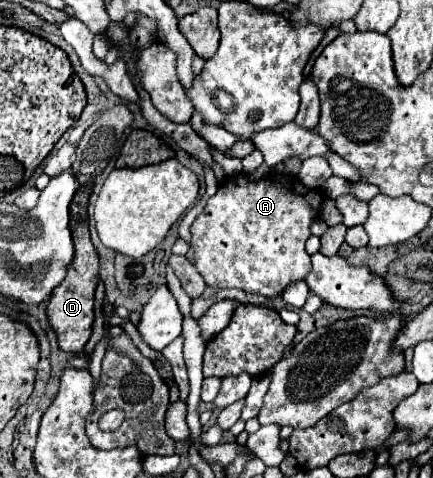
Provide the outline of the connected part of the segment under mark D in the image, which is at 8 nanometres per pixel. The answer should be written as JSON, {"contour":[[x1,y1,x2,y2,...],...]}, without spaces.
{"contour":[[83,186,71,200,71,232,75,244,75,256,67,268,65,280,53,290,51,300,47,304,47,320,53,332,57,334,59,348,63,352,79,354,91,336,91,326,95,318,95,288,99,284,99,256,89,238,89,220,87,220,87,200,91,194,91,186]]}

